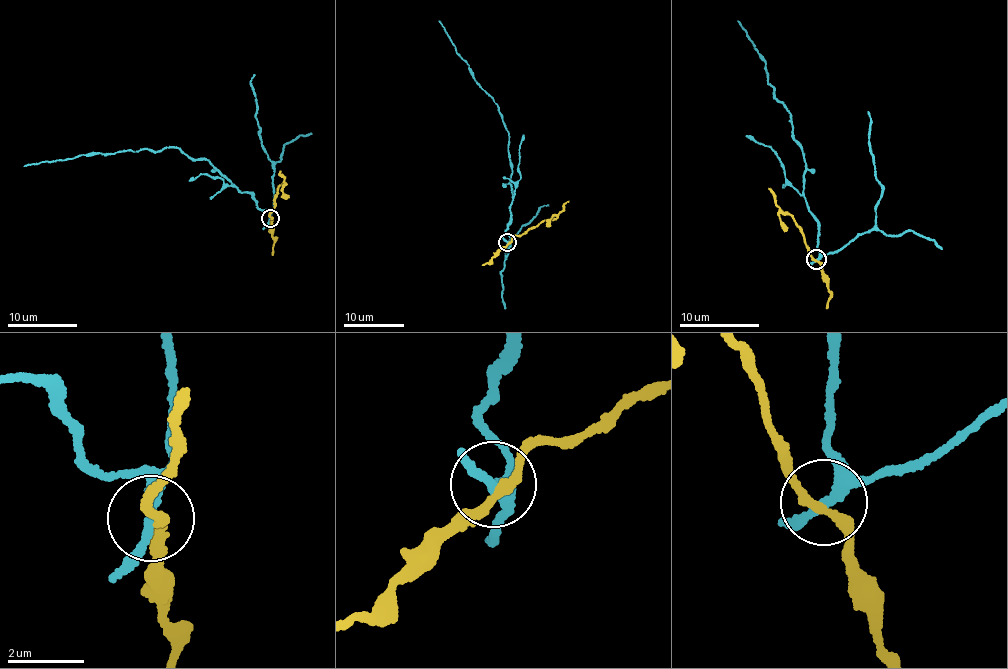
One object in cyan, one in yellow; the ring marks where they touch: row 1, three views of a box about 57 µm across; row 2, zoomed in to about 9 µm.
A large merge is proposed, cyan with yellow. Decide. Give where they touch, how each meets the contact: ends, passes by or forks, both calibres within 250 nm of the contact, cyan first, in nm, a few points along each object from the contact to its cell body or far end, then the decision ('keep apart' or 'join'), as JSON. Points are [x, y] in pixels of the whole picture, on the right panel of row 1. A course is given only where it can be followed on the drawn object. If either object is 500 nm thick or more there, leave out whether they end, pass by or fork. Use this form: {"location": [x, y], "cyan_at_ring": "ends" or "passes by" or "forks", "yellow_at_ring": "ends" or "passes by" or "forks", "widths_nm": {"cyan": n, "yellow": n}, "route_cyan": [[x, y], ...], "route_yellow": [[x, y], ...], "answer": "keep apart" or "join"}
{"location": [816, 259], "cyan_at_ring": "passes by", "yellow_at_ring": "passes by", "widths_nm": {"cyan": 260, "yellow": 240}, "route_cyan": [[816, 258], [817, 223], [807, 204], [804, 156], [795, 141], [789, 112], [775, 99], [763, 61], [738, 21]], "route_yellow": [[815, 259], [808, 252], [802, 227], [778, 206], [768, 189]], "answer": "keep apart"}

